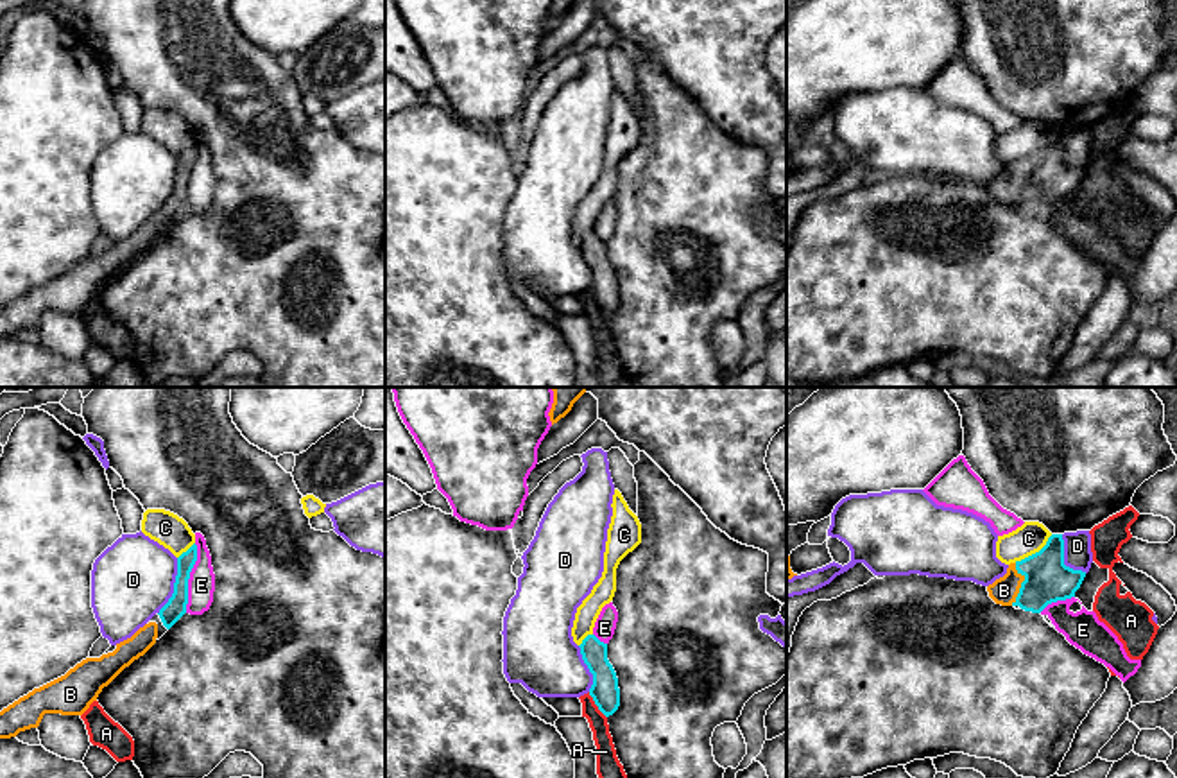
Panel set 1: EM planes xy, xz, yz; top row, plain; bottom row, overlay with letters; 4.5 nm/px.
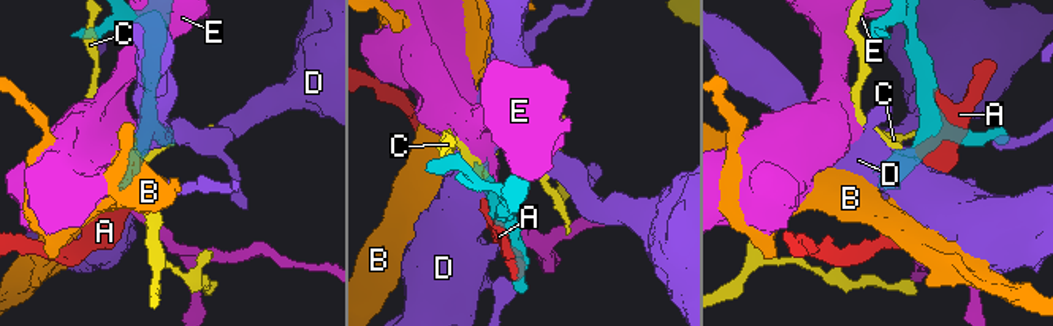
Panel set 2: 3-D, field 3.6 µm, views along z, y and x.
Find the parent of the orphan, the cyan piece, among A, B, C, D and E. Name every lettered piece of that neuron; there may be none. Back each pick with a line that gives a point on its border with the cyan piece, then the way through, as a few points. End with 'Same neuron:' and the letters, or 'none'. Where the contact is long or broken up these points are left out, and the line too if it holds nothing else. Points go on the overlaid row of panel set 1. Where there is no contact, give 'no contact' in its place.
B: meets cyan in yz at (1022, 585)
Same neuron: B

